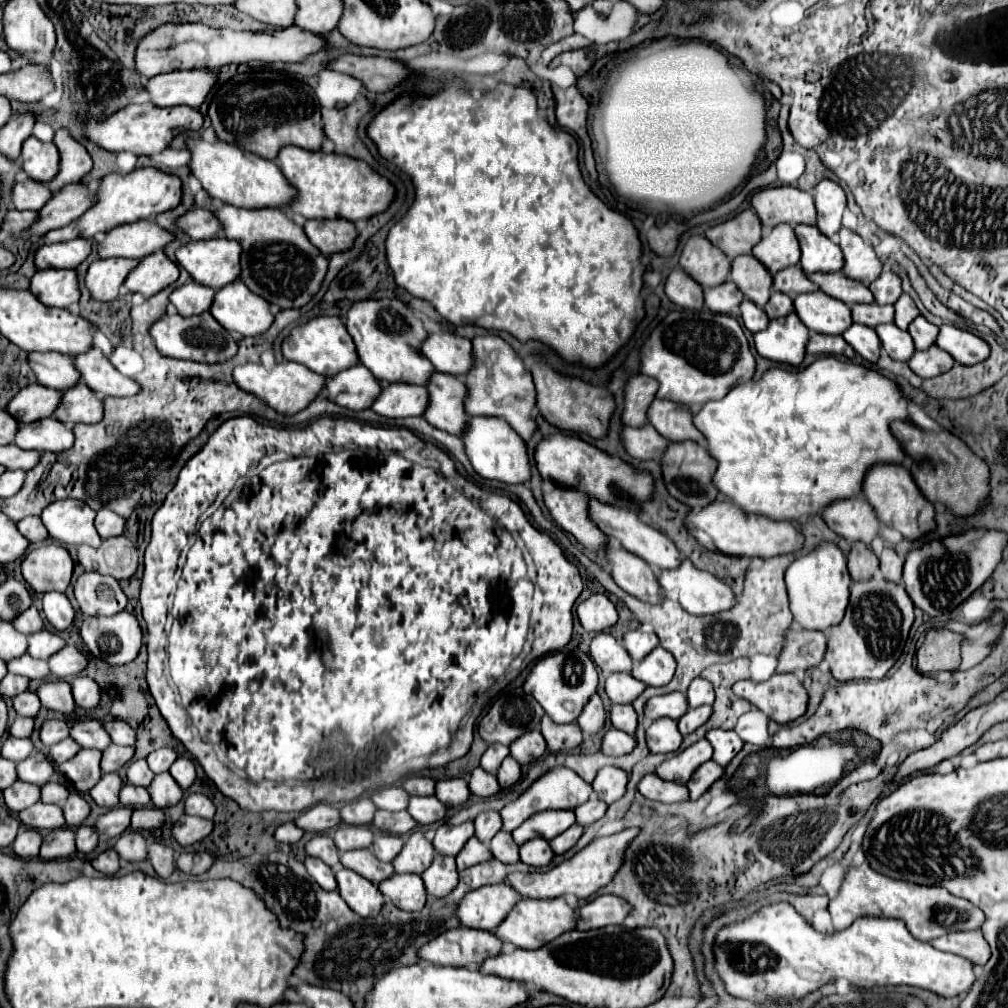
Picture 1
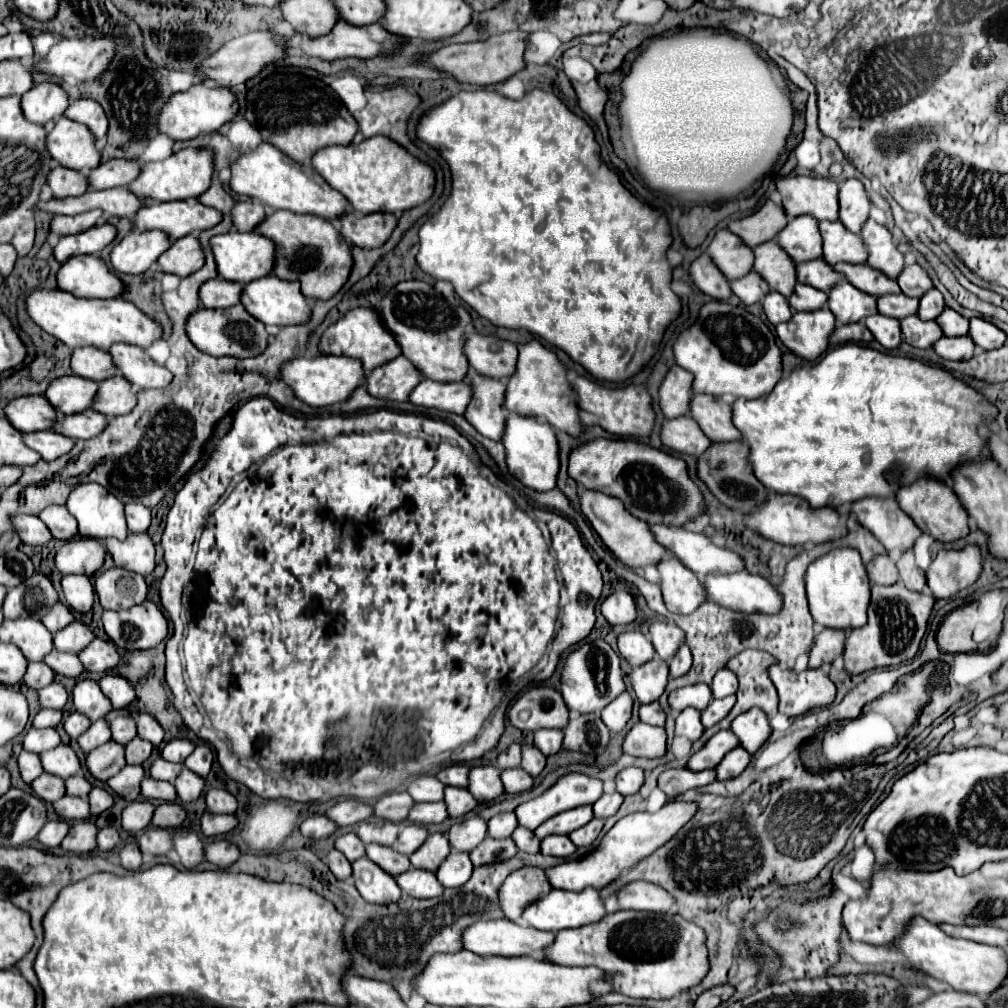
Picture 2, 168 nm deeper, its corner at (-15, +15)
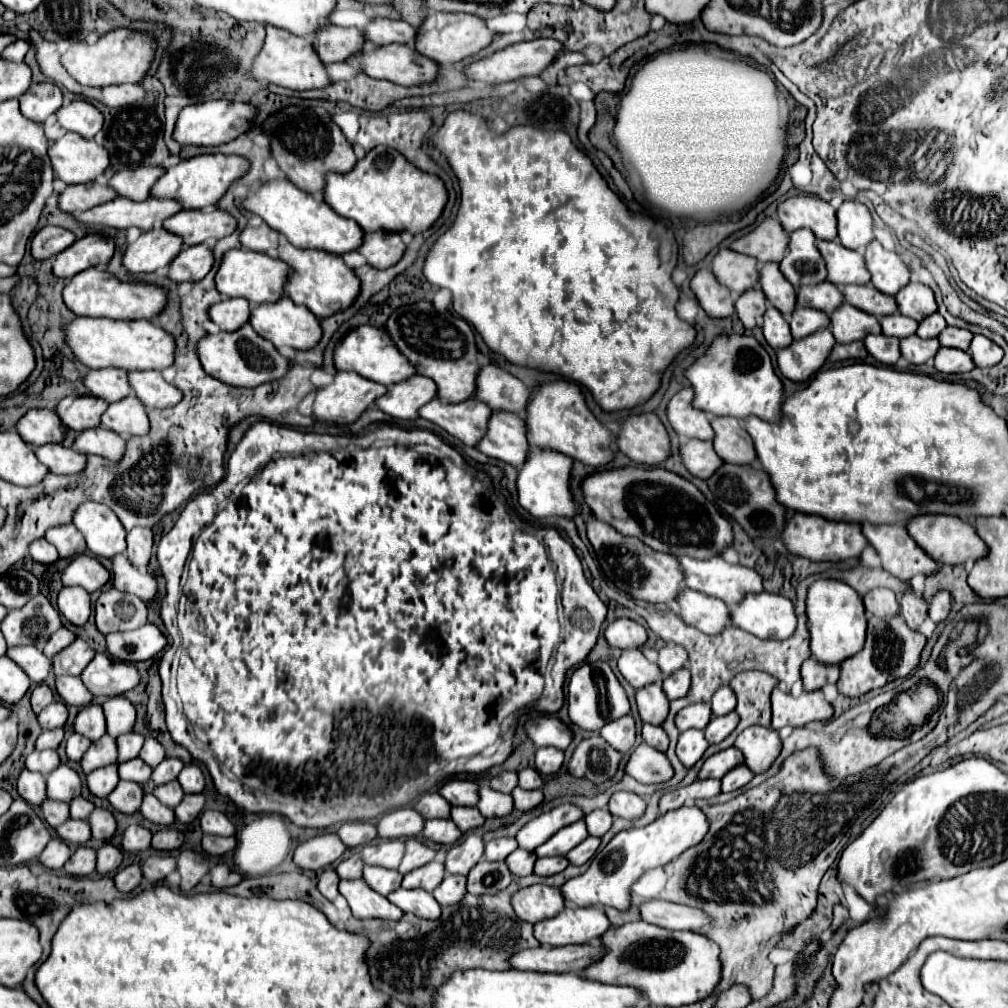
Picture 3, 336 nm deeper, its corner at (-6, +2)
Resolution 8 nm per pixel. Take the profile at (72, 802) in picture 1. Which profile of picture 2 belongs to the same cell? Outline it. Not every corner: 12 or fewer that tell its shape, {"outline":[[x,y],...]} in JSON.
{"outline":[[102,790],[90,792],[92,816],[102,814],[114,804],[114,798]]}

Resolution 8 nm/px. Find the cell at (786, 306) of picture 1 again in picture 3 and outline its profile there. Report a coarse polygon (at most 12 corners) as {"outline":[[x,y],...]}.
{"outline":[[797,305],[789,317],[795,339],[827,327],[819,309]]}

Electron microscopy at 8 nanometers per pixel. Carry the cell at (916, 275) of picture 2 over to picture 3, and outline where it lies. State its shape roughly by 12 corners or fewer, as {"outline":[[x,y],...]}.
{"outline":[[907,283],[897,295],[899,313],[915,321],[937,311],[933,291]]}

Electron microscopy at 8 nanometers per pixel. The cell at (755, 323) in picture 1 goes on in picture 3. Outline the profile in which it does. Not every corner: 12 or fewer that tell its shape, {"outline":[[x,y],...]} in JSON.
{"outline":[[769,307],[763,315],[763,335],[777,349],[793,341],[789,323]]}

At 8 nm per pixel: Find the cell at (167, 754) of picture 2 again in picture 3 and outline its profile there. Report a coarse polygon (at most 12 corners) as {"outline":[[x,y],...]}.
{"outline":[[173,757],[153,769],[155,785],[173,781],[183,769],[181,759]]}

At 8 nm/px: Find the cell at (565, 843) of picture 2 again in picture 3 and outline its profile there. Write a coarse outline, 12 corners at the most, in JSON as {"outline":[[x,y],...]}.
{"outline":[[541,857],[535,861],[535,875],[561,873],[565,857]]}

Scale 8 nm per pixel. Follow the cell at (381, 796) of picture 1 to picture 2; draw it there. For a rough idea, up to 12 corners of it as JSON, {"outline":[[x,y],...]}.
{"outline":[[418,776],[408,782],[416,802],[444,800],[444,784],[436,776]]}

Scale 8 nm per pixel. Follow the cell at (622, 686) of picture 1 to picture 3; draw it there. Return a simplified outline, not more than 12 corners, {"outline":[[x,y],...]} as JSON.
{"outline":[[661,685],[637,689],[639,715],[645,723],[661,725],[669,699]]}

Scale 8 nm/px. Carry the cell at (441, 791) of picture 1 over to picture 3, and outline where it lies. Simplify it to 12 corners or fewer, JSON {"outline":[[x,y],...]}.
{"outline":[[479,787],[479,801],[485,819],[503,817],[513,811],[513,799],[505,793]]}

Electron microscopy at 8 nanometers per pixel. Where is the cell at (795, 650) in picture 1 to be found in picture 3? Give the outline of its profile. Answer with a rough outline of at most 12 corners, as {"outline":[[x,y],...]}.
{"outline":[[809,657],[801,665],[805,691],[839,679],[839,665]]}

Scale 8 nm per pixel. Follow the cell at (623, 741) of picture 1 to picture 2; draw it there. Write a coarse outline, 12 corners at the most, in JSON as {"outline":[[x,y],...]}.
{"outline":[[638,722],[624,752],[642,758],[666,754],[664,728]]}

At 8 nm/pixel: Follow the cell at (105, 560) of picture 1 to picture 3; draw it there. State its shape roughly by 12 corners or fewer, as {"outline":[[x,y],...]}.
{"outline":[[125,553],[111,559],[113,585],[143,601],[153,599],[157,583],[133,567]]}

